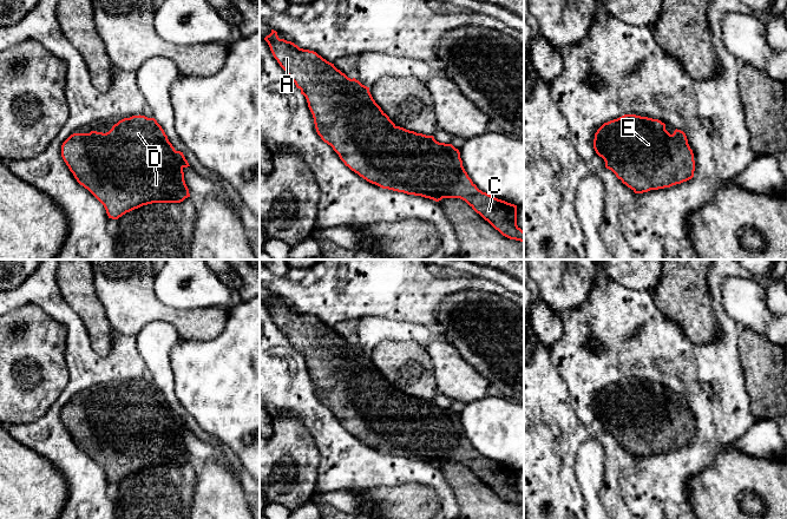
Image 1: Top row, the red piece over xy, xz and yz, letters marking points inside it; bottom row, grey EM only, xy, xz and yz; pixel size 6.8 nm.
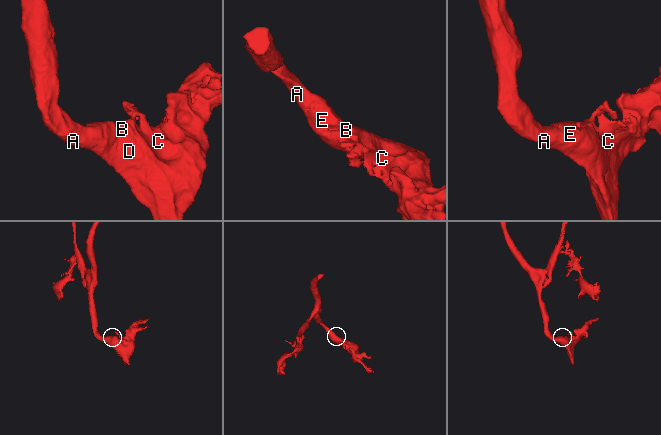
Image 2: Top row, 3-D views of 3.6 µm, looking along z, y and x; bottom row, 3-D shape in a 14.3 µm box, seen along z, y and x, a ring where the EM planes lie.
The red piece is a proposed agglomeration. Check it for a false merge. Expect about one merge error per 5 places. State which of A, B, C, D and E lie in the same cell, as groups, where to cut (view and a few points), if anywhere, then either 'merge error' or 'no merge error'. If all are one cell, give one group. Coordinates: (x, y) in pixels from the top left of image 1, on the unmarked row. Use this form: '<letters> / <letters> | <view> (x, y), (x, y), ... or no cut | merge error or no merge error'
A B C D E | no cut | no merge error

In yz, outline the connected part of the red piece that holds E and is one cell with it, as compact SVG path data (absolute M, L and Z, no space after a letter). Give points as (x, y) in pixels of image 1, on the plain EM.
M624 379L604 387L595 398L593 413L611 434L635 458L670 452L694 441L694 418L681 394L670 399L658 383Z

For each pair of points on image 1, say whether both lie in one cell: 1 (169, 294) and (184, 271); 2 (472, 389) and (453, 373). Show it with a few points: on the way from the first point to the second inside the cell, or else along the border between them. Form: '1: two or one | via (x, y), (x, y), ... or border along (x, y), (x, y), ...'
1: one | via (174, 288), (179, 277)
2: one | via (467, 385), (458, 378)

